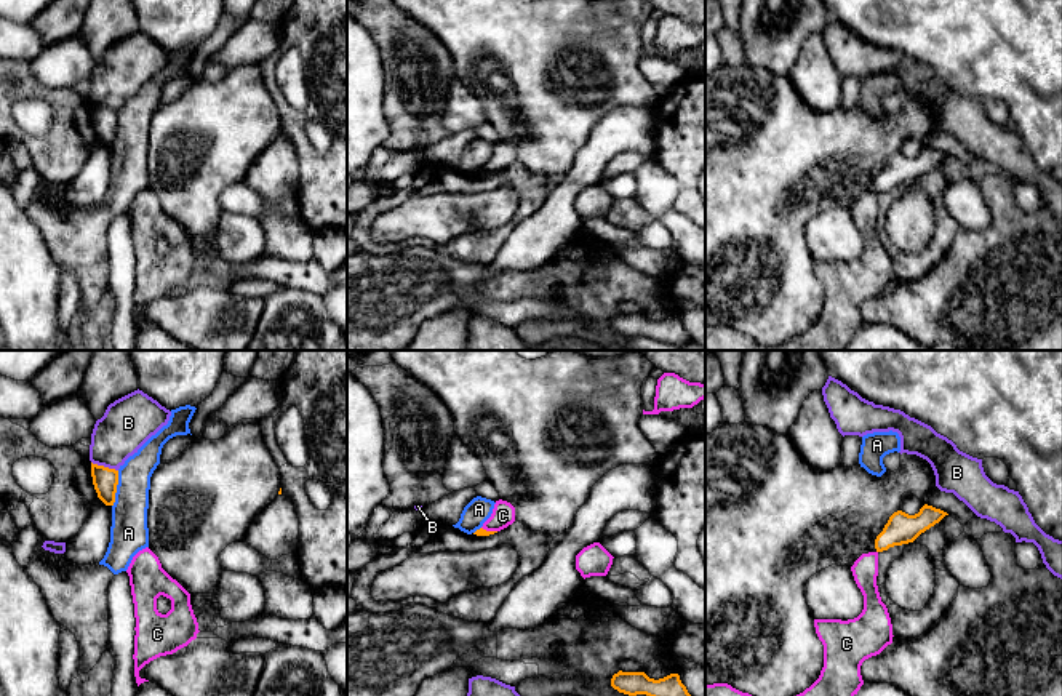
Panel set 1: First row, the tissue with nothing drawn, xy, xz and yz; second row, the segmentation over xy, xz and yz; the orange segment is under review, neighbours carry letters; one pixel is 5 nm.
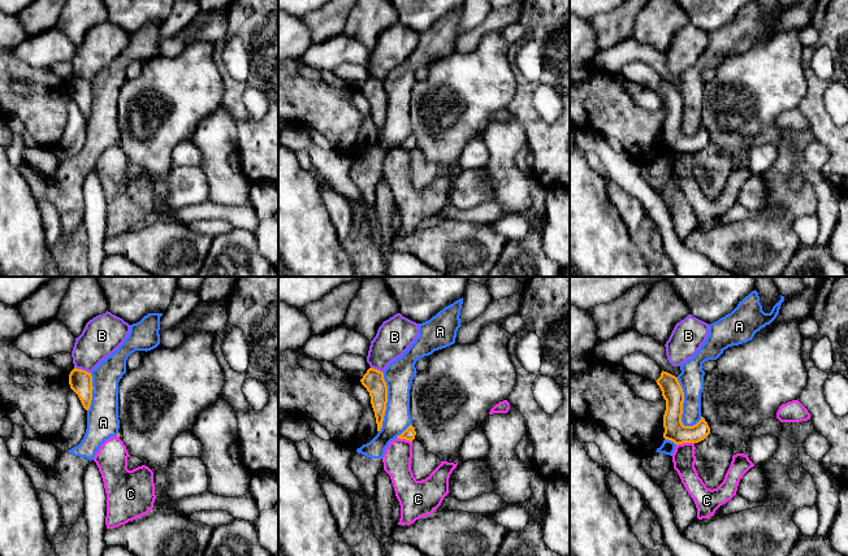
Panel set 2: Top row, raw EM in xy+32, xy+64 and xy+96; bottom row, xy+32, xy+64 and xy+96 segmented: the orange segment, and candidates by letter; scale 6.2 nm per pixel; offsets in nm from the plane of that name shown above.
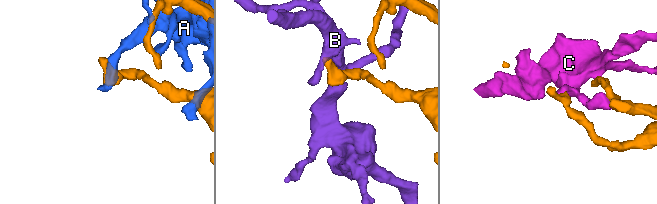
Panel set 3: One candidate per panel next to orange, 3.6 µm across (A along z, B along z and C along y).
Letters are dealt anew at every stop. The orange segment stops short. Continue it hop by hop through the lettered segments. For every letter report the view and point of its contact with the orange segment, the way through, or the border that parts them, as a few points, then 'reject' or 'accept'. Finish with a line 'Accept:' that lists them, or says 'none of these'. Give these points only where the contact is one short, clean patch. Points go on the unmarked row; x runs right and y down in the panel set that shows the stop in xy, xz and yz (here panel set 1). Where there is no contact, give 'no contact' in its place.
A: xy (115, 130) | reject
B: xy (103, 108) | along xy (91, 103), (117, 112) | reject
C: xz (490, 173) | along xz (482, 168), (496, 173) | reject
Accept: none of these

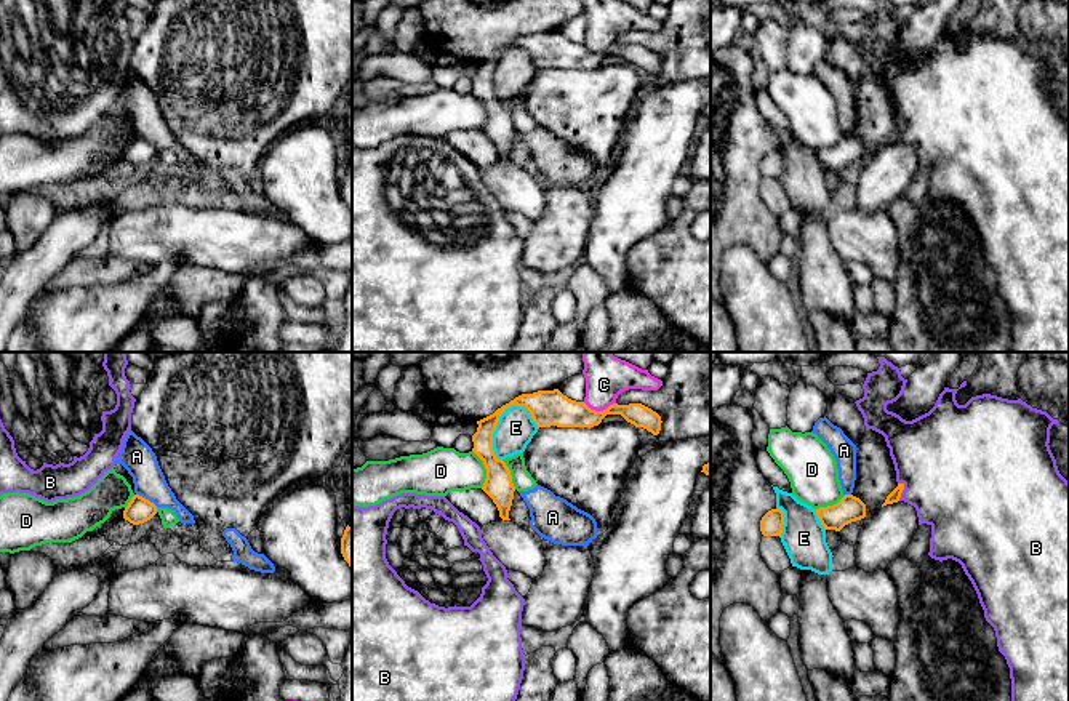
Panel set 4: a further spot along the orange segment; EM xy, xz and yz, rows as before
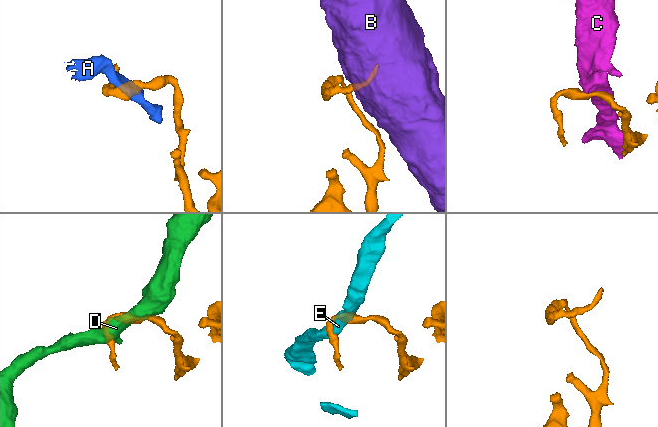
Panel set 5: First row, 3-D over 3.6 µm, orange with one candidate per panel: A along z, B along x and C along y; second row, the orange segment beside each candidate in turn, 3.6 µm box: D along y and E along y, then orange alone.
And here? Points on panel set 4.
A: xy (148, 141) | along xy (136, 135), (157, 148) | reject
B: yz (901, 133) | along yz (903, 124), (903, 133), (898, 141) | reject
C: xz (599, 53) | reject
D: xz (485, 109) | along xz (472, 92), (485, 111), (482, 128) | reject
E: xz (495, 68) | reject
Accept: none of these

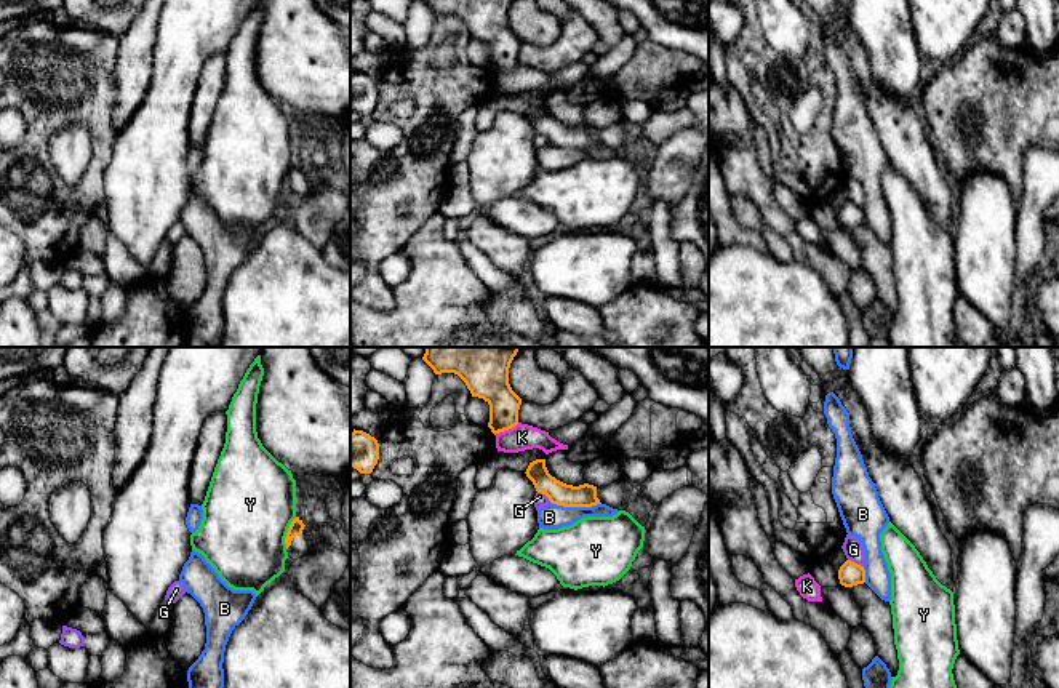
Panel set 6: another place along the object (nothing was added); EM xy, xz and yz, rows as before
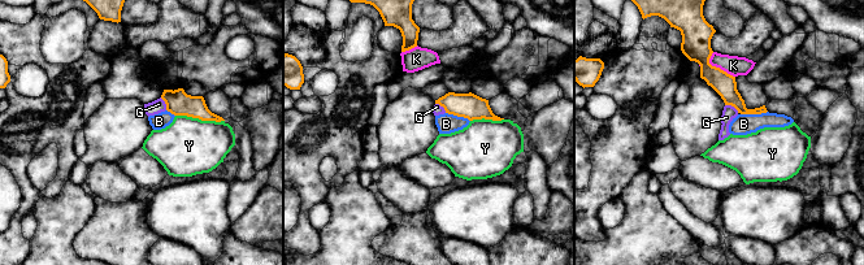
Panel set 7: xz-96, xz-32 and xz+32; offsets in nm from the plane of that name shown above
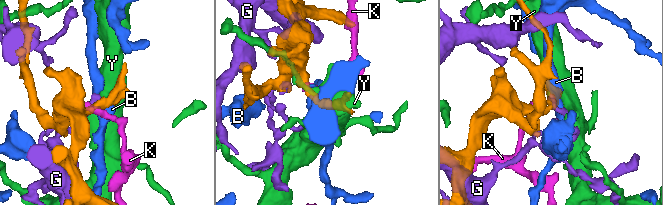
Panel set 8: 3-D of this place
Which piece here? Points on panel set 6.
B: xz (576, 148) | along xz (551, 143), (560, 148), (600, 146) | reject
G: yz (856, 205) | reject
K: xz (506, 71) | along xz (519, 64), (495, 76) | reject
Y: xy (287, 175) | reject
Accept: none of these

